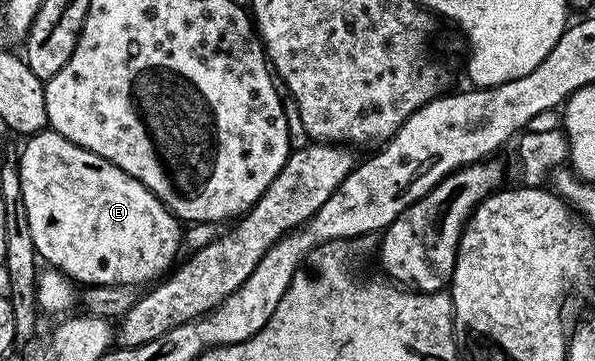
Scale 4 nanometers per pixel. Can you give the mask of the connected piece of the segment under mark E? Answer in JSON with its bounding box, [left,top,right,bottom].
[17,128,184,288]

